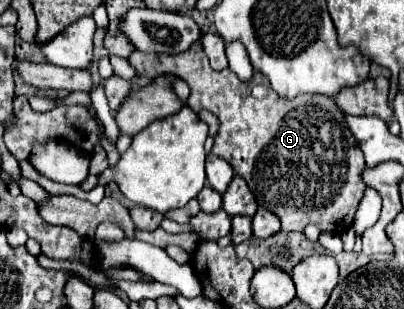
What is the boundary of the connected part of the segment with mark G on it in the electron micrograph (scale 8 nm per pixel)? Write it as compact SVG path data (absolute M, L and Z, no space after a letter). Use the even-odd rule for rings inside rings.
M196 40L184 54L144 54L140 50L134 50L128 56L128 62L134 66L138 76L156 78L160 74L174 74L182 78L190 86L190 108L194 112L206 108L220 118L220 132L214 138L212 152L224 158L234 168L234 172L248 182L252 194L256 196L256 202L280 218L284 232L302 232L308 224L316 224L320 230L340 234L352 226L356 206L366 188L362 180L366 164L356 138L344 122L342 110L334 104L332 98L300 94L294 100L288 100L284 96L278 96L272 90L268 78L264 78L260 72L254 72L250 82L242 82L229 67L220 72L212 70L208 56L200 46L200 40Z

